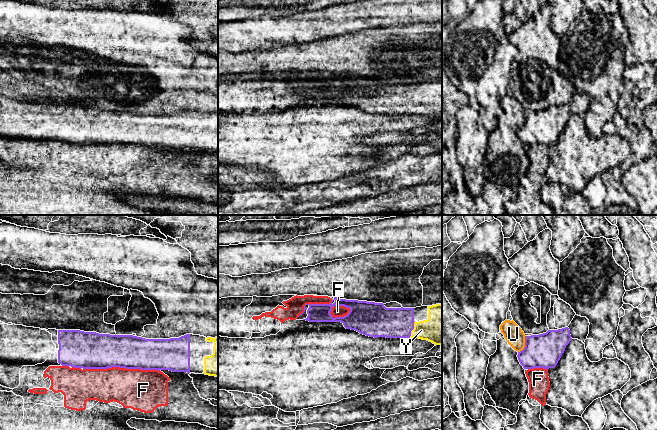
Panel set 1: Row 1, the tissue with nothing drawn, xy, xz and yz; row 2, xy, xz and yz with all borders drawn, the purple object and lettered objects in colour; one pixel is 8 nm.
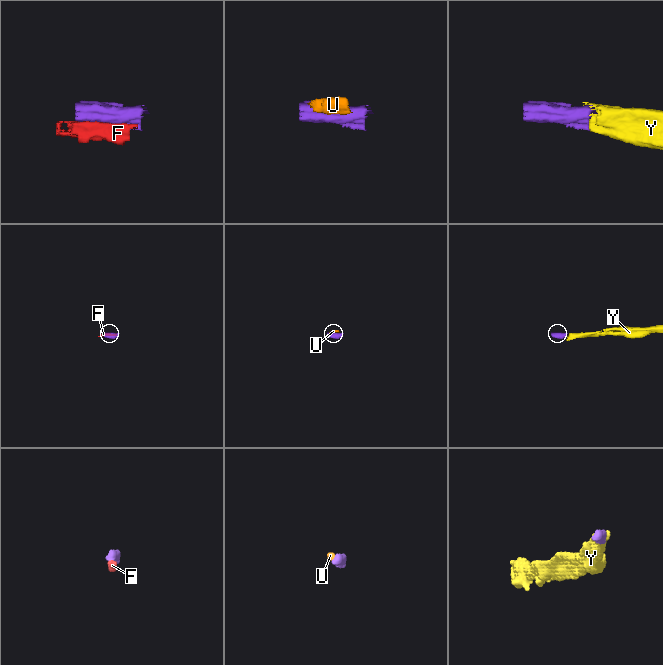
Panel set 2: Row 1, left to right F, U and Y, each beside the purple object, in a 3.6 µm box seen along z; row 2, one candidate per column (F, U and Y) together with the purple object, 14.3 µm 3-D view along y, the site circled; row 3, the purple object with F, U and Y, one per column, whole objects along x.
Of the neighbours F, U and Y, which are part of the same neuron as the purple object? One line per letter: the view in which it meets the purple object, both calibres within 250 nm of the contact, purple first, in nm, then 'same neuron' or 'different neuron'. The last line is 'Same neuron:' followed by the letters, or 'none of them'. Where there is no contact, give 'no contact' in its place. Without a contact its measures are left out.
F: contact in xy; calibres 280 and 340 nm; different neuron
U: contact in yz; calibres 280 and 150 nm; different neuron
Y: contact in xz; calibres 240 and 280 nm; same neuron
Same neuron: Y

